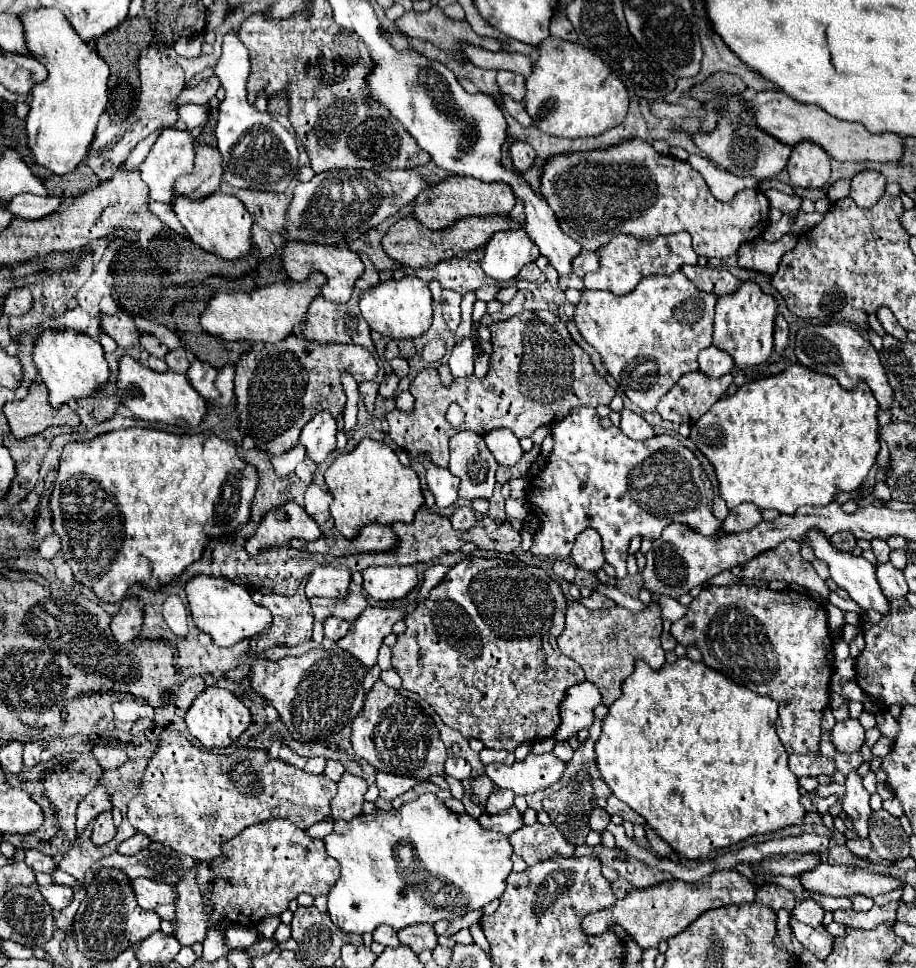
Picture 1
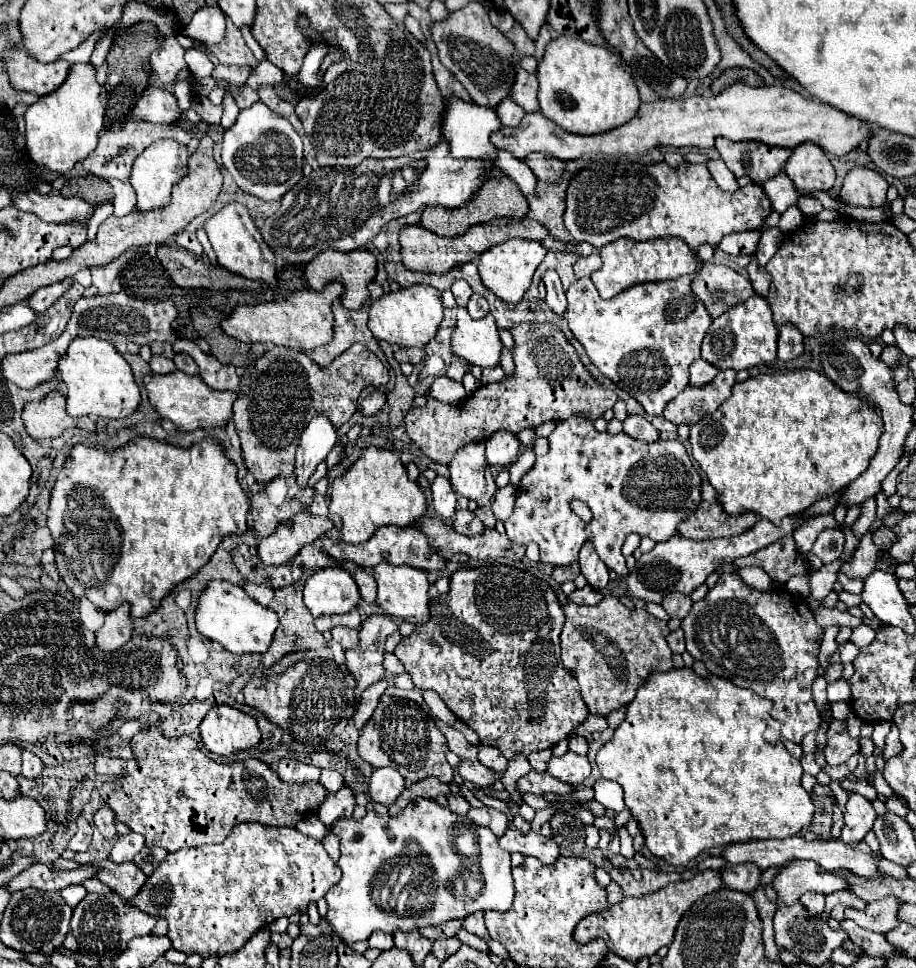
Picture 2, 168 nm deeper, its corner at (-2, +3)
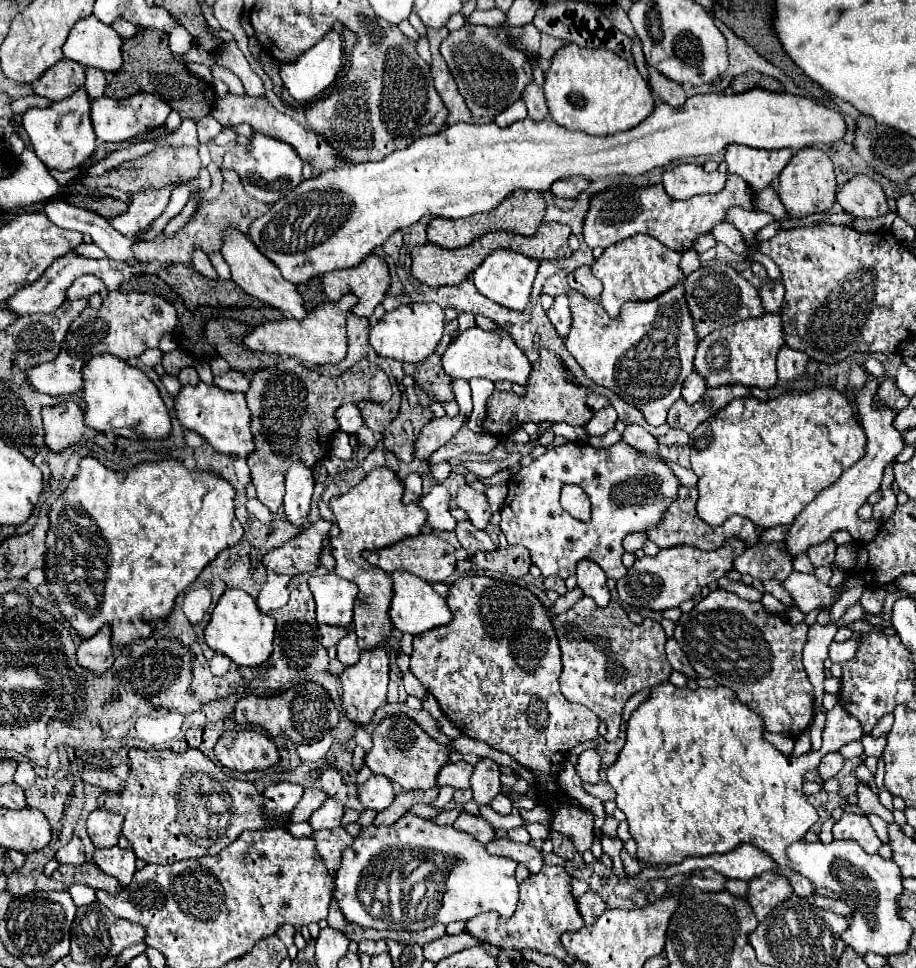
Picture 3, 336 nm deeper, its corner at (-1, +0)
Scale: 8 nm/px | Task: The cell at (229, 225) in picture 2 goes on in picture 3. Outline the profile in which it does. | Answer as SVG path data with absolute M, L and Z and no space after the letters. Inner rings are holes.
M226 230L224 232L224 246L222 246L222 256L226 258L226 262L232 268L232 280L250 296L262 300L264 304L282 310L284 314L292 314L292 318L302 320L306 316L306 308L304 308L304 300L298 292L298 288L284 280L280 270L276 270L276 266L272 266L272 262L268 262L268 258L264 258L264 254L260 254L252 242L248 242L246 234L240 234L236 230Z

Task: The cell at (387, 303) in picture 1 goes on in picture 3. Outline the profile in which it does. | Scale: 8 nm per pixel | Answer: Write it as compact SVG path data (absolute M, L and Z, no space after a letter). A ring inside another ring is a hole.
M408 304L394 312L386 312L382 320L370 328L370 344L378 356L392 358L398 362L418 364L426 360L438 346L444 334L444 312L440 306L432 304Z

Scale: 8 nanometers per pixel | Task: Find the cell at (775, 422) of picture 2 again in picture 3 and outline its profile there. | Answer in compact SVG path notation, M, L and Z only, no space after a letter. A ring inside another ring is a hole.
M832 388L782 394L768 402L760 402L754 396L732 400L716 416L702 422L690 436L690 462L698 476L698 516L710 526L722 526L732 514L752 520L756 528L792 524L820 490L836 482L836 462L846 470L864 456L864 430L854 420L852 410L850 400Z

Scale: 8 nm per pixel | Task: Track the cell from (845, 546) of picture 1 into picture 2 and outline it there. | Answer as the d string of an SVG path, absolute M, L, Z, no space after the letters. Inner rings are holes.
M823 529L811 551L823 563L833 563L841 557L843 547L845 547L845 533L841 529Z

